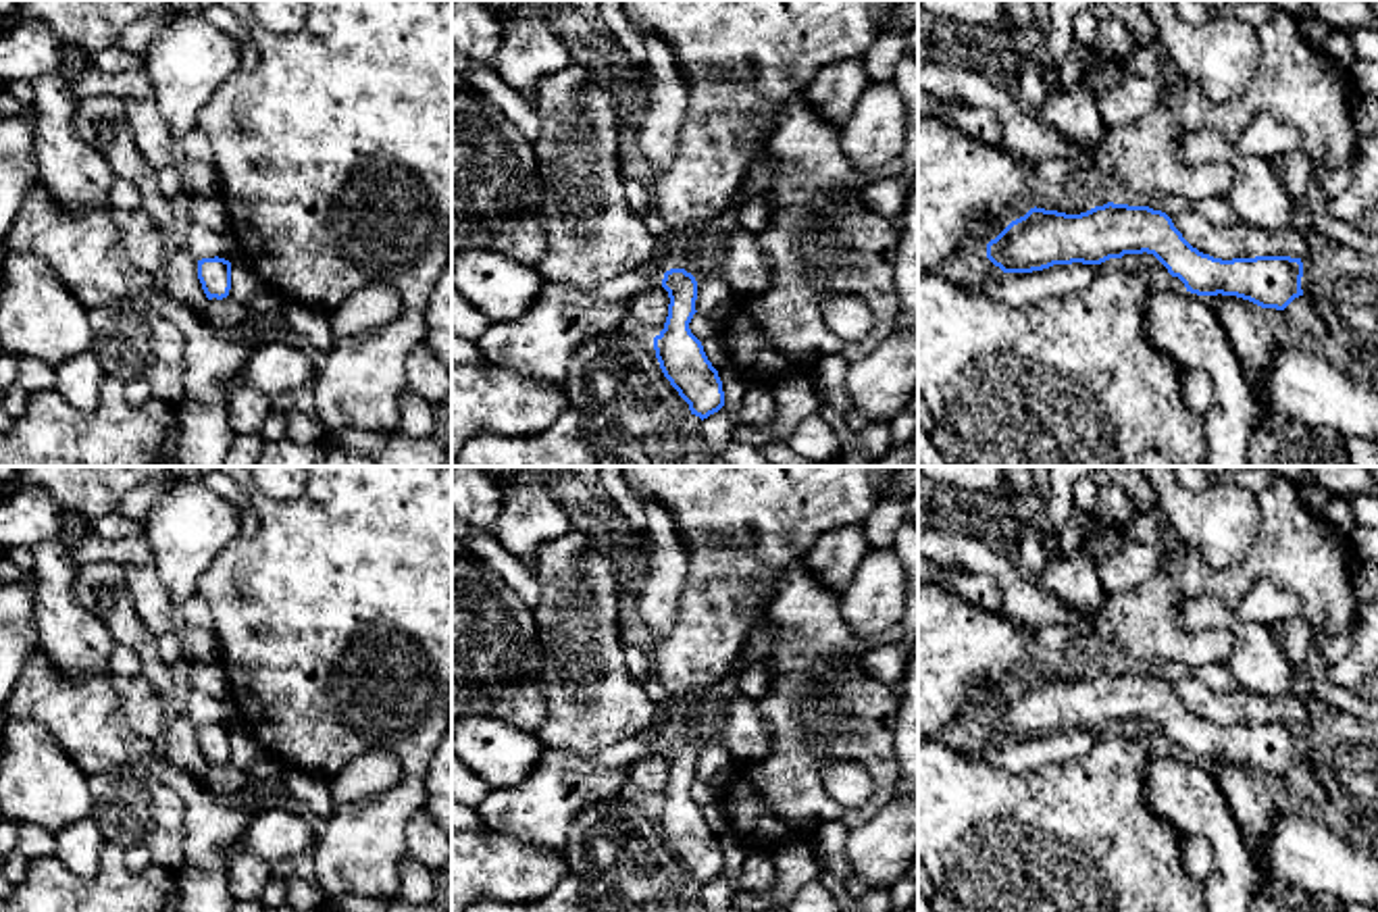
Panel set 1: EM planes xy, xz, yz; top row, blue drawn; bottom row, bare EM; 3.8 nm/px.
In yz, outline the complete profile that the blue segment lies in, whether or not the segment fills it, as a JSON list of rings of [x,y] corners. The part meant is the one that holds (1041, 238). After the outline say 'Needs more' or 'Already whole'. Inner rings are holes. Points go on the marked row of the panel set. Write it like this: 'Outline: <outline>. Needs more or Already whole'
Outline: [[[1107,202],[1080,214],[1035,206],[987,244],[987,258],[1003,273],[1101,264],[1143,252],[1153,254],[1197,296],[1236,296],[1276,310],[1303,296],[1301,258],[1214,258],[1193,248],[1166,212],[1149,206]]]. Already whole

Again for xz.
Outline: [[[685,269],[664,273],[662,287],[668,292],[668,316],[654,337],[656,358],[664,377],[701,421],[724,406],[718,371],[708,360],[701,341],[691,333],[697,300],[697,281]]]. Already whole

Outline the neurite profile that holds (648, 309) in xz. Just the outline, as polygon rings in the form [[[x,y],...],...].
[[[649,287],[631,300],[631,321],[647,329],[654,337],[660,335],[668,316],[668,292]]]

